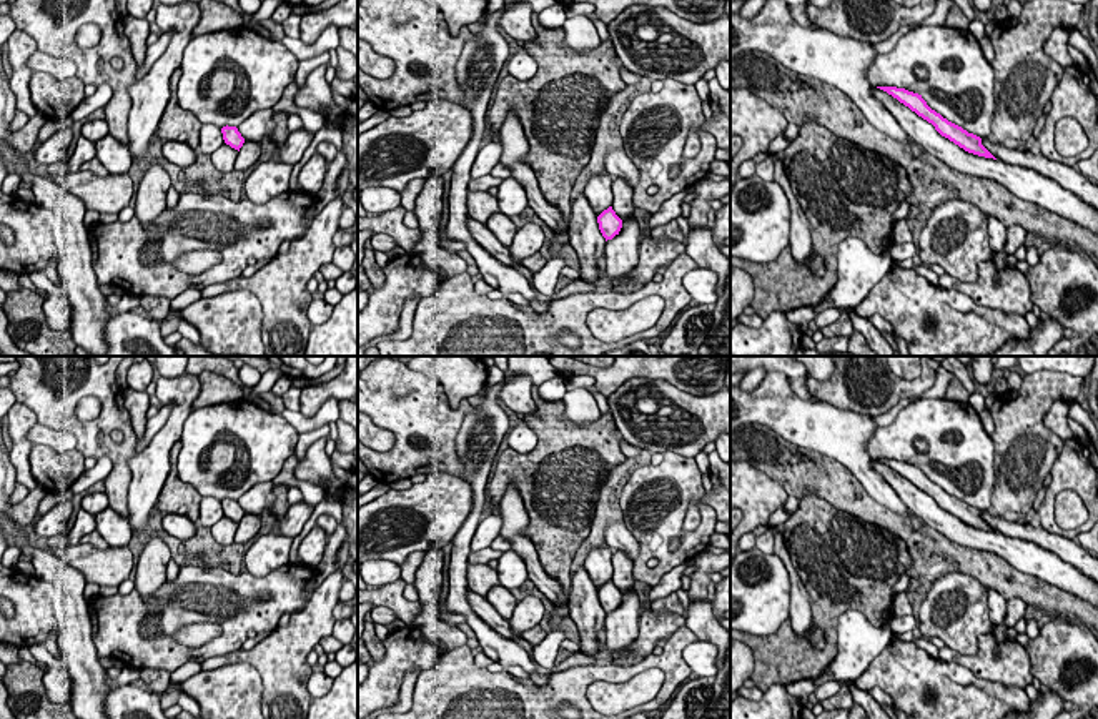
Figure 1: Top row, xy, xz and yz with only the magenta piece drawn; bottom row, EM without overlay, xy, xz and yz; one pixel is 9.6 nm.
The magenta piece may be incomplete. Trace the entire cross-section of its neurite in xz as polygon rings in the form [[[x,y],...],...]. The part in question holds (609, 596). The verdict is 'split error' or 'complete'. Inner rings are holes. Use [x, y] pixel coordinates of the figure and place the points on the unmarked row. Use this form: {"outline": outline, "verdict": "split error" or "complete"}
{"outline": [[[612,579],[604,583],[597,589],[597,596],[599,596],[599,602],[601,602],[602,609],[606,611],[606,614],[612,612],[616,607],[619,607],[619,604],[622,601],[622,593],[616,588]]], "verdict": "complete"}

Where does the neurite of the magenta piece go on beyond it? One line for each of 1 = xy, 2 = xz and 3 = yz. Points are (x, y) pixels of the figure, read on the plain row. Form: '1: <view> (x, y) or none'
1: none
2: none
3: none

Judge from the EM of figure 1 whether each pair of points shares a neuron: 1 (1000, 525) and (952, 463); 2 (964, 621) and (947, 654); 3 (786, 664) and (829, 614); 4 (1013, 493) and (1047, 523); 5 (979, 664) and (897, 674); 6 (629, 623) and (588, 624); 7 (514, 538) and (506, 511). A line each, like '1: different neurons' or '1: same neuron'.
1: different neurons
2: different neurons
3: same neuron
4: different neurons
5: different neurons
6: different neurons
7: same neuron

